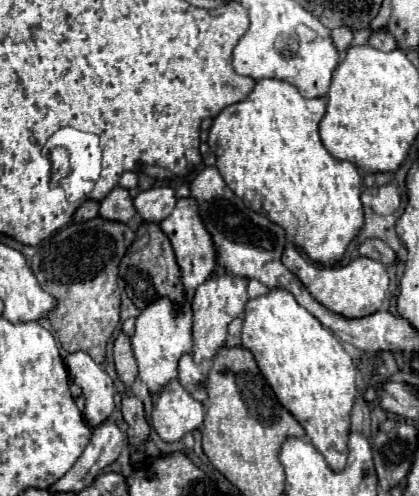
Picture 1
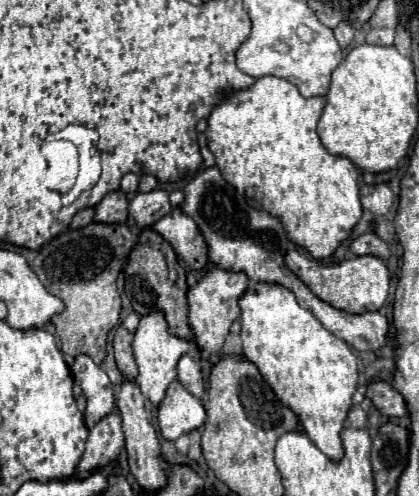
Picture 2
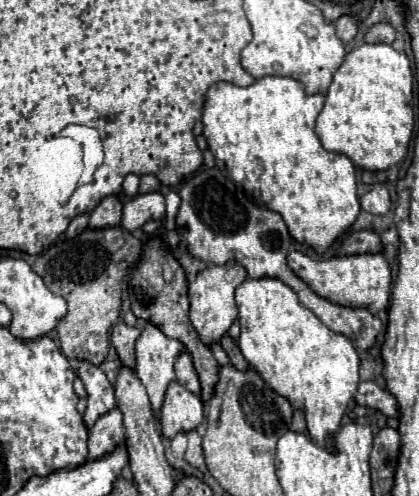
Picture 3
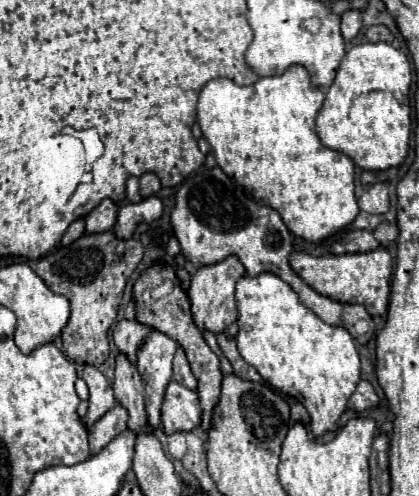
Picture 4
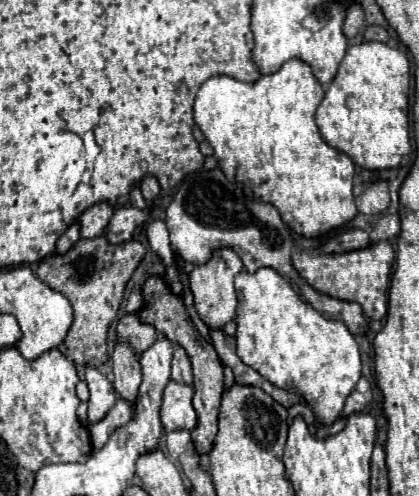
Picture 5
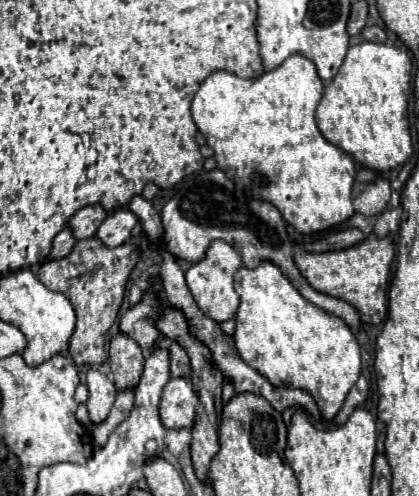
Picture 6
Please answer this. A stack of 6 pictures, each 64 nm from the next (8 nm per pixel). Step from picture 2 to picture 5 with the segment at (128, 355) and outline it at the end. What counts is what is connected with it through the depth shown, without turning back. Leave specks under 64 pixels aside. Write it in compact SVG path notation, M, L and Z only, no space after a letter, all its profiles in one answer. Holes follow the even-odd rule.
M126 314L124 318L120 318L120 322L116 326L116 338L118 338L118 342L128 344L132 348L132 352L136 356L140 356L144 350L148 350L154 344L158 334L152 326L142 324L138 314Z

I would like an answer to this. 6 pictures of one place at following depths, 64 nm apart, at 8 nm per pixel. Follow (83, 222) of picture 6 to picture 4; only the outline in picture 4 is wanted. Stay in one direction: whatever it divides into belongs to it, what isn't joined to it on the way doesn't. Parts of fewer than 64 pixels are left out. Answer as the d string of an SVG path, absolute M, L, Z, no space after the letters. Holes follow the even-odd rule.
M102 200L84 220L86 220L86 232L106 232L114 228L116 224L116 212L118 206L112 200Z

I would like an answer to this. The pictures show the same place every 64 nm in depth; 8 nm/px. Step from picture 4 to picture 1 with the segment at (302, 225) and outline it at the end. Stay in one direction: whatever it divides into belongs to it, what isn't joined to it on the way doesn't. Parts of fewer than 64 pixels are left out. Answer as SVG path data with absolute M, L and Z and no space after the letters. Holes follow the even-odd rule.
M270 78L260 80L246 100L224 108L214 118L208 146L216 154L216 168L220 170L220 176L248 208L268 216L274 224L282 226L286 240L302 248L312 262L336 264L344 258L348 244L360 234L364 226L364 210L360 202L362 178L352 162L338 160L324 148L318 134L318 124L324 114L324 98L308 100L288 82Z

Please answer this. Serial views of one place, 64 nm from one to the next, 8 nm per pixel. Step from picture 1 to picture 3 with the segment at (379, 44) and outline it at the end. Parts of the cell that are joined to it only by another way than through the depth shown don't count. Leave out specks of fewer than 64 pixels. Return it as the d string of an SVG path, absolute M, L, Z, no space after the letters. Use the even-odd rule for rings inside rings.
M374 24L368 32L366 32L366 38L364 38L368 44L378 44L378 42L384 42L384 44L392 44L394 40L394 28L390 24Z

